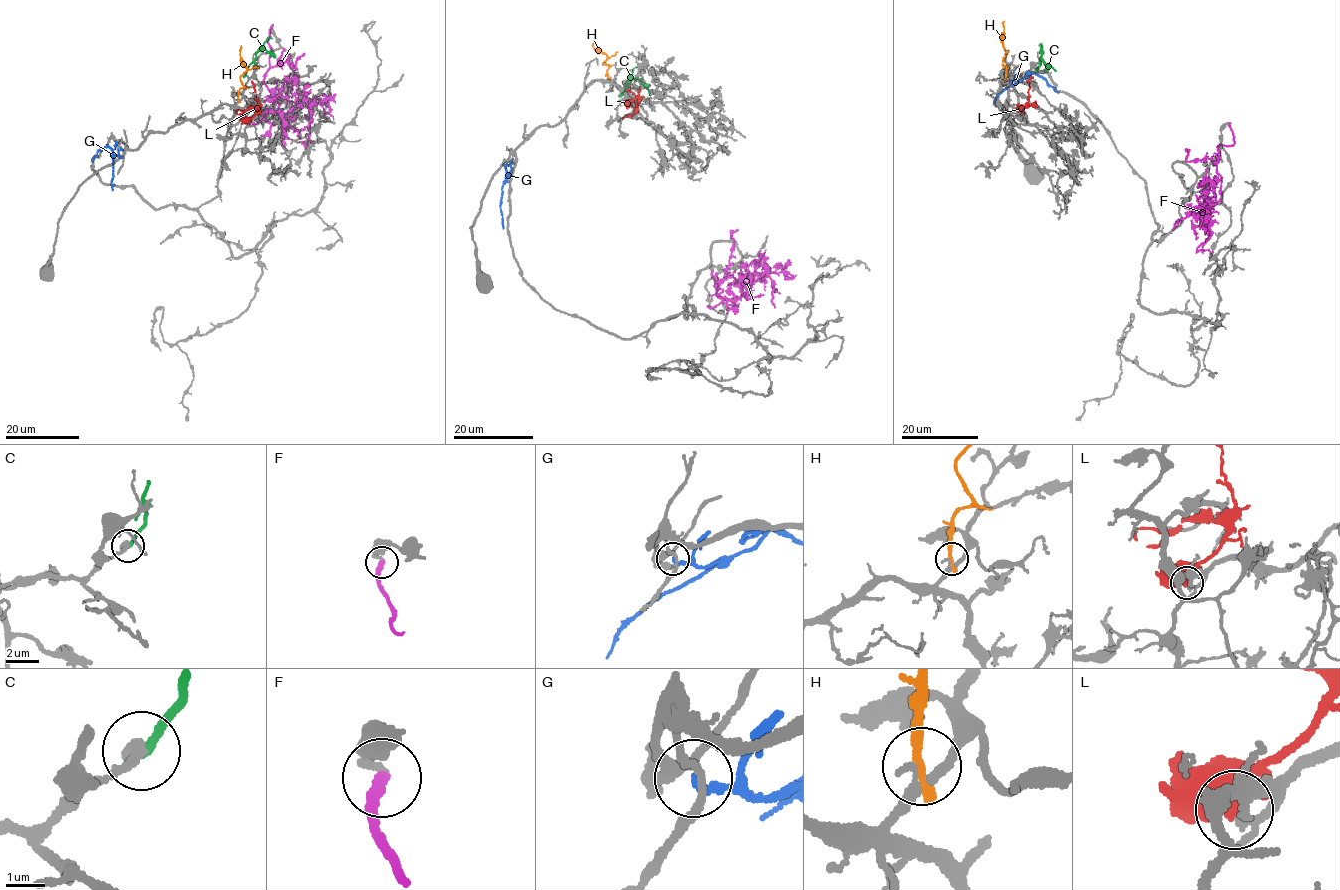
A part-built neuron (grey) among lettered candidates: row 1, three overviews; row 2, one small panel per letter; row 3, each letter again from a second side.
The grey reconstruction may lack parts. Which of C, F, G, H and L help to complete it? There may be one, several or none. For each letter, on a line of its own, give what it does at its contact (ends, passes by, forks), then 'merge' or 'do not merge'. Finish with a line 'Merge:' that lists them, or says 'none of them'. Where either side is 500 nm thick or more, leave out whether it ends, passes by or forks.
C: it ends; do not merge
F: it ends; do not merge
G: it ends; do not merge
H: it ends; do not merge
L: do not merge
Merge: none of them

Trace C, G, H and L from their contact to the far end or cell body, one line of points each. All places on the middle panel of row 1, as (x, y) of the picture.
C: (620, 95), (632, 78), (638, 79), (649, 95)
G: (511, 160), (511, 172), (504, 184), (500, 206), (503, 229)
H: (609, 77), (608, 65), (602, 63), (606, 54), (595, 50), (593, 44)
L: (631, 101), (639, 97), (627, 90)

